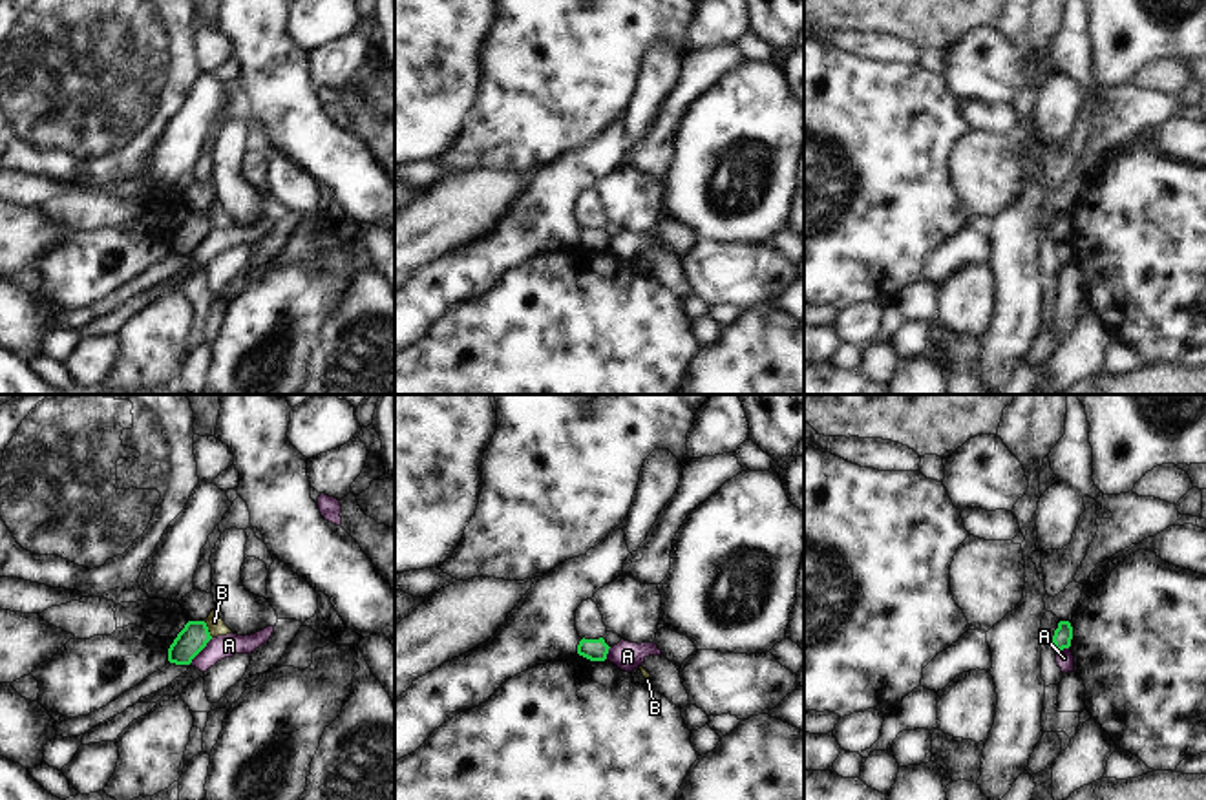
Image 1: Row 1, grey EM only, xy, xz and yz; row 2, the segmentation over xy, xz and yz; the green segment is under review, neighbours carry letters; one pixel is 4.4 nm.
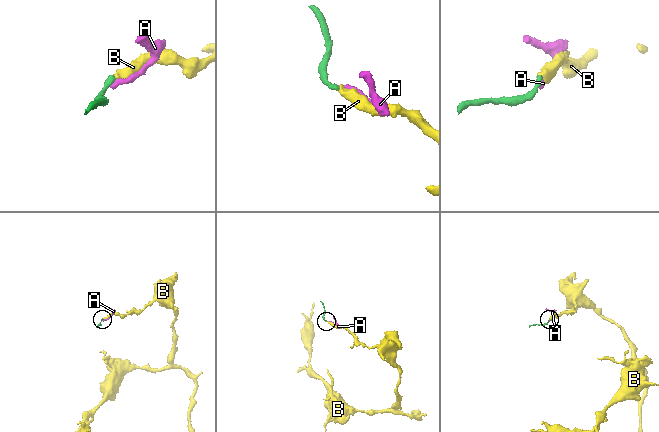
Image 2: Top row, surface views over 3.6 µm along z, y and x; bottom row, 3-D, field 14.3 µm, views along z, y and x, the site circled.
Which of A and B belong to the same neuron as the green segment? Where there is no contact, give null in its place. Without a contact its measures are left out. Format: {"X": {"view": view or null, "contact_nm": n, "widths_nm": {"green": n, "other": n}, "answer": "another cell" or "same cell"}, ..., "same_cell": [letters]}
{"A": {"view": "xy", "contact_nm": 160, "widths_nm": {"green": 120, "other": 100}, "answer": "another cell"}, "B": {"view": "xy", "contact_nm": 80, "widths_nm": {"green": 120, "other": 80}, "answer": "another cell"}, "same_cell": []}

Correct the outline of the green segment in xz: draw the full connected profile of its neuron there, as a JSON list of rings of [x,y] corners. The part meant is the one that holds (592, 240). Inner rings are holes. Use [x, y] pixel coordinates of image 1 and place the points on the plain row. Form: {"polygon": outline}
{"polygon": [[[603,228],[599,230],[581,230],[577,236],[577,245],[590,252],[605,252],[608,245],[608,236]]]}

